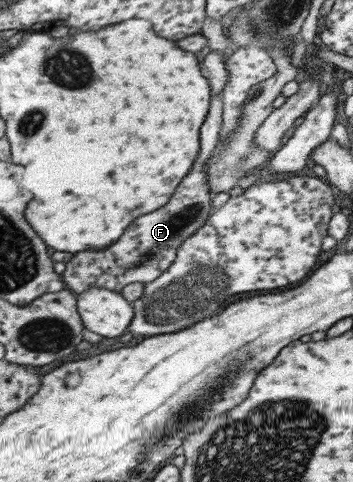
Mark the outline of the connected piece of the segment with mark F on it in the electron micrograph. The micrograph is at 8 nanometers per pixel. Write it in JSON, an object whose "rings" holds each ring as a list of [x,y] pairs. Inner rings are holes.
{"rings":[[[223,93],[212,97],[211,109],[205,120],[205,129],[201,131],[201,153],[197,165],[191,169],[189,177],[180,183],[177,191],[166,206],[155,211],[143,214],[129,225],[129,229],[115,245],[105,251],[85,251],[77,253],[65,270],[65,279],[68,287],[78,295],[89,291],[90,288],[106,287],[119,293],[133,283],[148,284],[161,277],[167,269],[172,267],[177,259],[178,251],[185,241],[195,236],[206,224],[206,221],[219,209],[213,205],[212,196],[215,194],[207,178],[207,164],[211,157],[218,153],[219,139],[224,124]]]}

